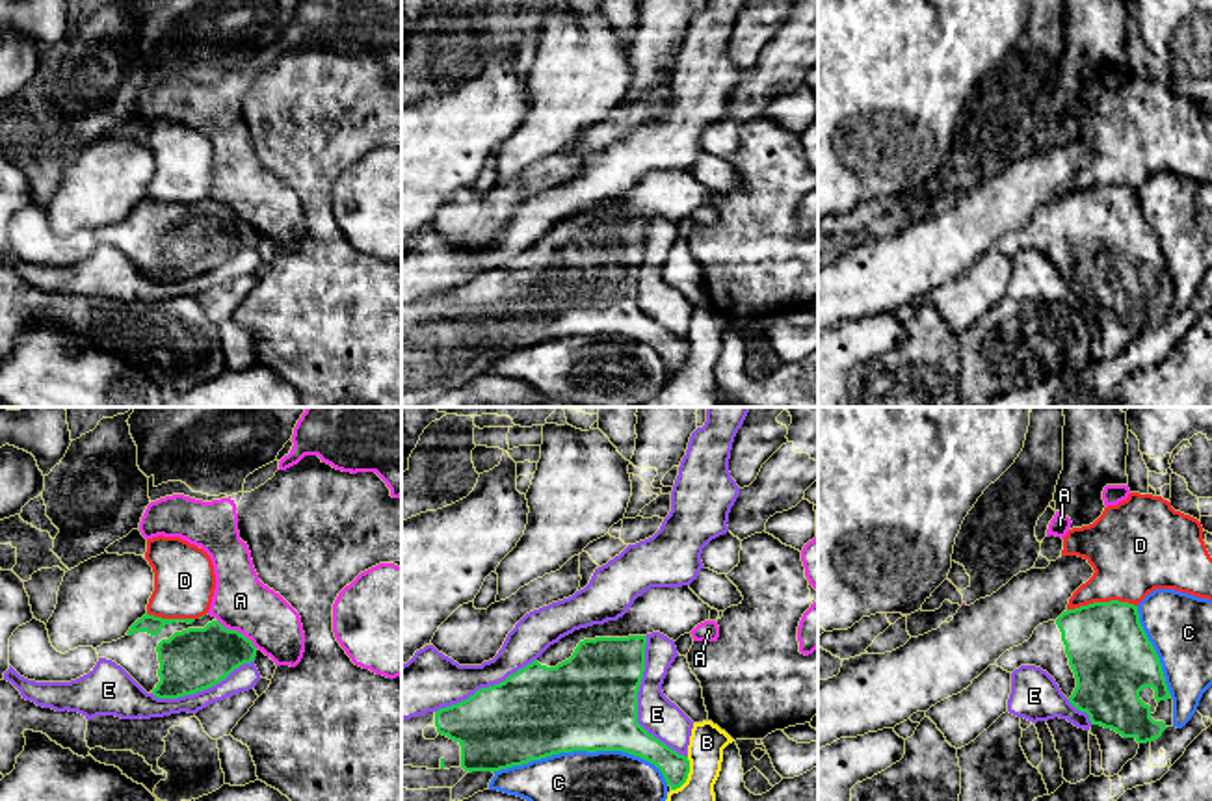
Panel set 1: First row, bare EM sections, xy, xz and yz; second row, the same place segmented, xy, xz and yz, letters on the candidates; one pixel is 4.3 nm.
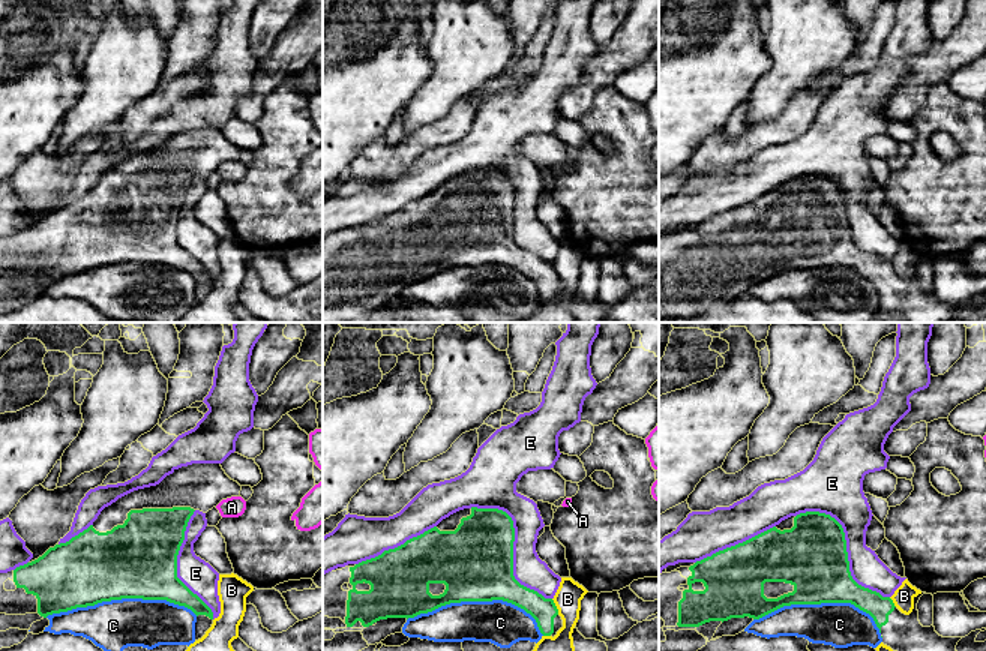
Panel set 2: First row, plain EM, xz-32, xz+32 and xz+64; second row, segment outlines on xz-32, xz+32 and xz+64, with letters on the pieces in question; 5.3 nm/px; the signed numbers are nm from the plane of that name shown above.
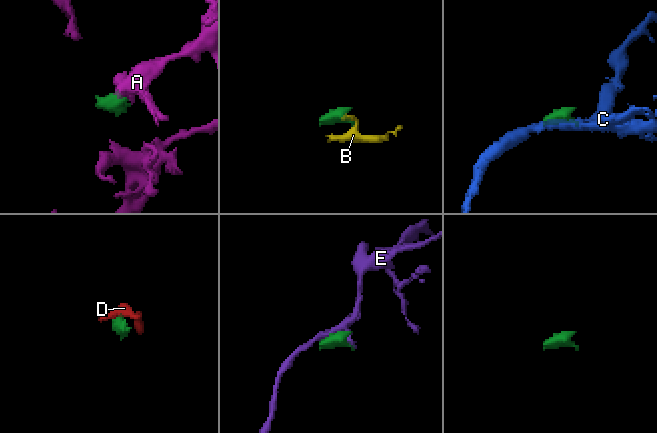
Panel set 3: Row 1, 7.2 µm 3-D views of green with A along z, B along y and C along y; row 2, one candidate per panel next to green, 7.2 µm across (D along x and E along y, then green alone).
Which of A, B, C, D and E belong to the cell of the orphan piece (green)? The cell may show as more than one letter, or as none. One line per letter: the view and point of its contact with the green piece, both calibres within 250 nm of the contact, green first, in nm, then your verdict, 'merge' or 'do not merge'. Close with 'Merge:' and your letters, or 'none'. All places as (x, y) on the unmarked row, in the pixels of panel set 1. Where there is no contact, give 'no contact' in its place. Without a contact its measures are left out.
A: xy (237, 214) | 280/240 nm | do not merge
B: xz (686, 359) | 120/260 nm | do not merge
C: xz (582, 333) | 420/240 nm | do not merge
D: yz (1101, 186) | 360/360 nm | do not merge
E: xz (636, 287) | 420/170 nm | do not merge
Merge: none

